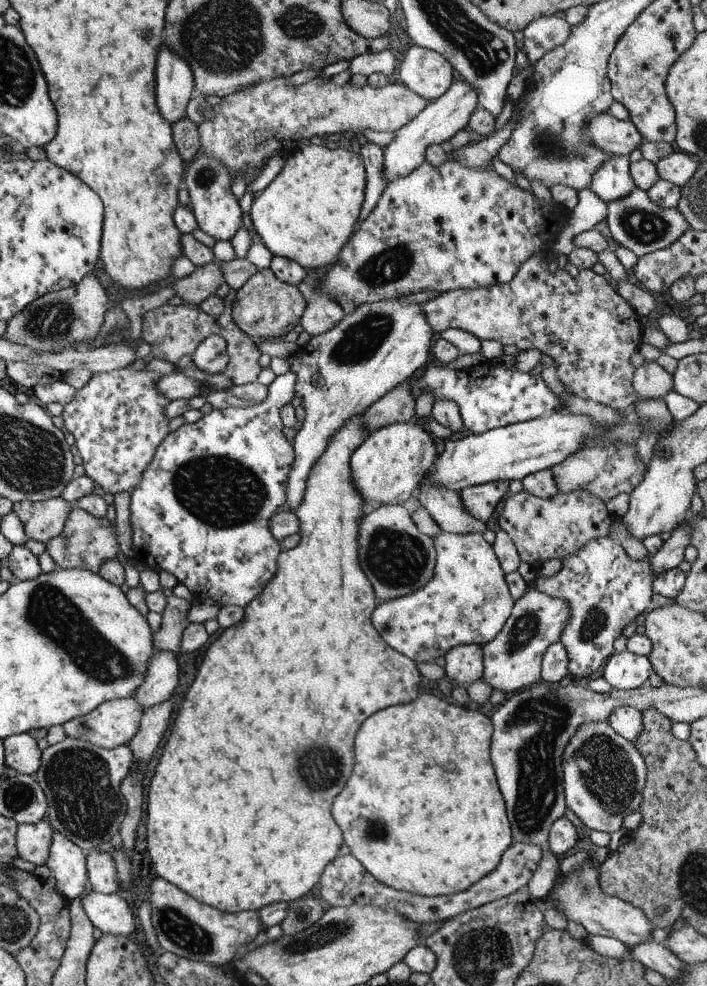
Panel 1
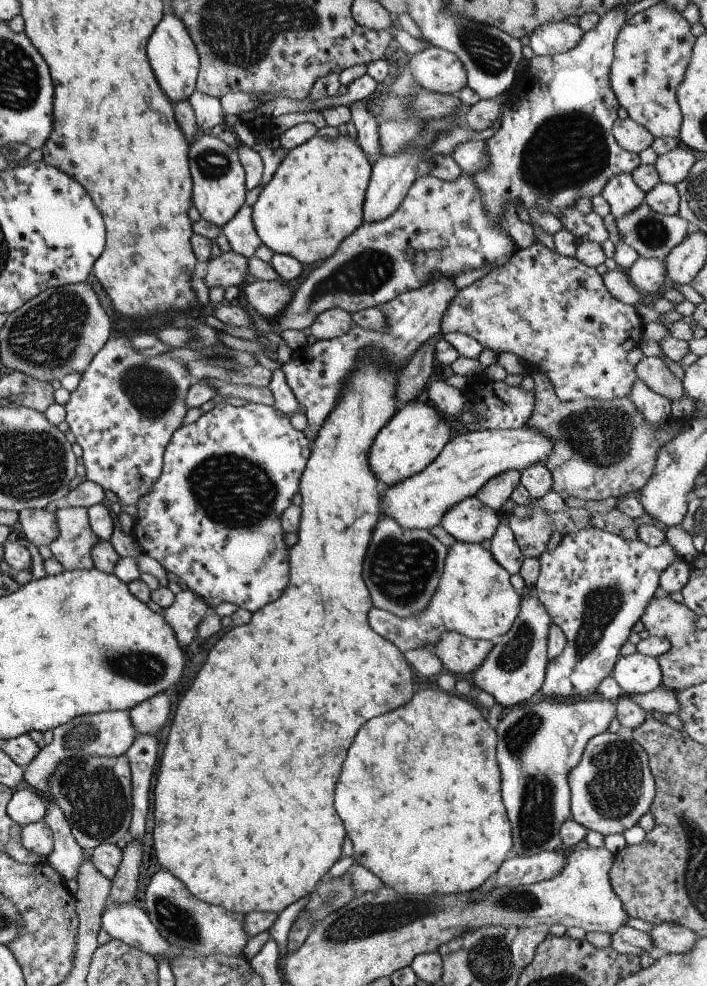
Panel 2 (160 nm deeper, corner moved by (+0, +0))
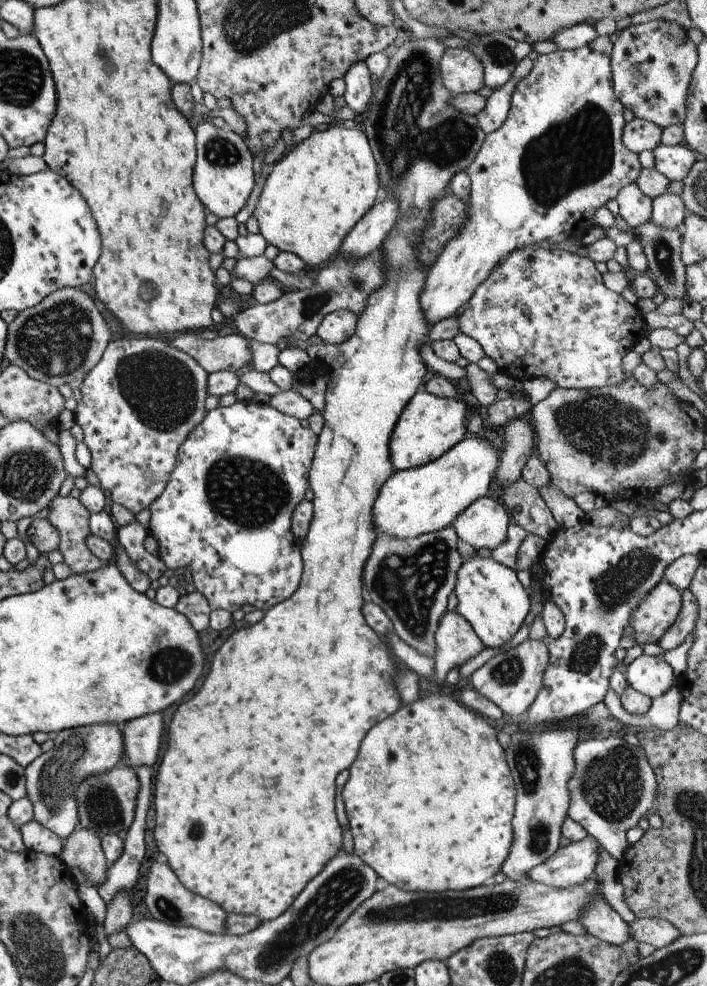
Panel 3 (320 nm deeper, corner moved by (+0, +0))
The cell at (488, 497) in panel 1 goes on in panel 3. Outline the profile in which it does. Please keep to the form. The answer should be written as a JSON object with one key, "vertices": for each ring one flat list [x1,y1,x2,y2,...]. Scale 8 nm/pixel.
{"vertices":[[522,417,510,420,502,431,498,433,501,442,500,463,497,467,496,478,501,488,508,484,514,483,520,476,521,469,526,463,526,460,535,452,535,436,534,430,528,420,528,417]]}

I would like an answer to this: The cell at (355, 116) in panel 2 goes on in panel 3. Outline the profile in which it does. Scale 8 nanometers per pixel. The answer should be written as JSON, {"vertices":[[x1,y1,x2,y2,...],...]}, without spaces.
{"vertices":[[355,61,342,78,345,83,342,99,347,107,356,112,361,118,366,106,369,104,373,85,370,82,370,72,364,61]]}

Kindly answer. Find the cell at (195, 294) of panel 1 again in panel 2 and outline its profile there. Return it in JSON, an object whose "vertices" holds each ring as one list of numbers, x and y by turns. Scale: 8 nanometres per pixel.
{"vertices":[[230,251,207,261,203,284,208,290,213,287,236,287,244,281,248,281,248,278,247,259,243,256]]}

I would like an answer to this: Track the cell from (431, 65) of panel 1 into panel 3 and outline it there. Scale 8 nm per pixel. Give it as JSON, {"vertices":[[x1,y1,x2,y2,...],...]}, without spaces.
{"vertices":[[446,48,439,59,443,86,456,93,477,93,484,86,482,62,469,50]]}

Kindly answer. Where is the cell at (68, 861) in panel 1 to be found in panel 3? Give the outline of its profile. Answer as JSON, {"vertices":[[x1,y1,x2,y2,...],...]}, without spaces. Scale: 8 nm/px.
{"vertices":[[95,723,59,731,53,748,42,752,24,767,27,800,32,806,32,819,65,840,78,826,74,795,76,784,93,775,101,775,120,763,123,737,113,723]]}

